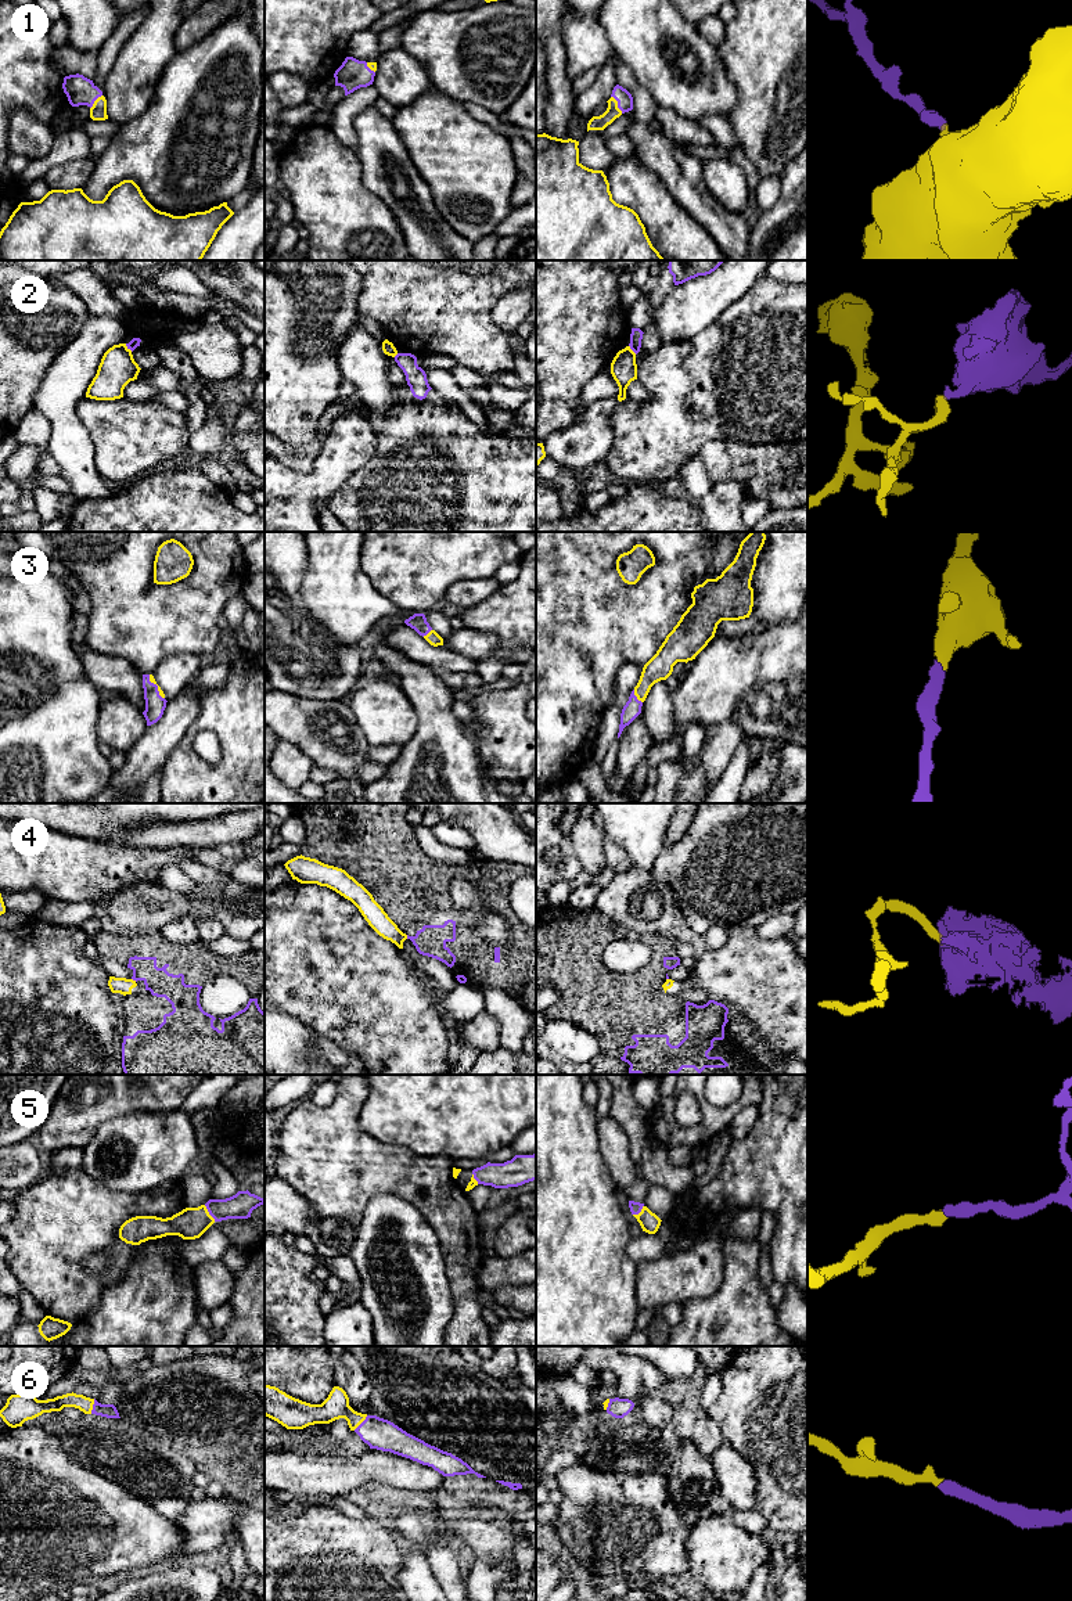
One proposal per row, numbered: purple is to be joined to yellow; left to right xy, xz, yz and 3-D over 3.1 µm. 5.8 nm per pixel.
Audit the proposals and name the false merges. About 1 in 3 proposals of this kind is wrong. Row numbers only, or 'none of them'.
2, 4

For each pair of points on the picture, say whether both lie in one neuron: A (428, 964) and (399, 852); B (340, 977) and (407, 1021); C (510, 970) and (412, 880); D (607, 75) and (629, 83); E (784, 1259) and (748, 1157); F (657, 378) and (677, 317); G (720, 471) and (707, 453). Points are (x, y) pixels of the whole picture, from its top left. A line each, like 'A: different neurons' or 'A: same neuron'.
A: different neurons
B: same neuron
C: same neuron
D: different neurons
E: same neuron
F: different neurons
G: same neuron

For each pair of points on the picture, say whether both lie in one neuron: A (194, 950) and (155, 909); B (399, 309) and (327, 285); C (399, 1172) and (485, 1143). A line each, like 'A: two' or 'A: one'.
A: two
B: two
C: two

